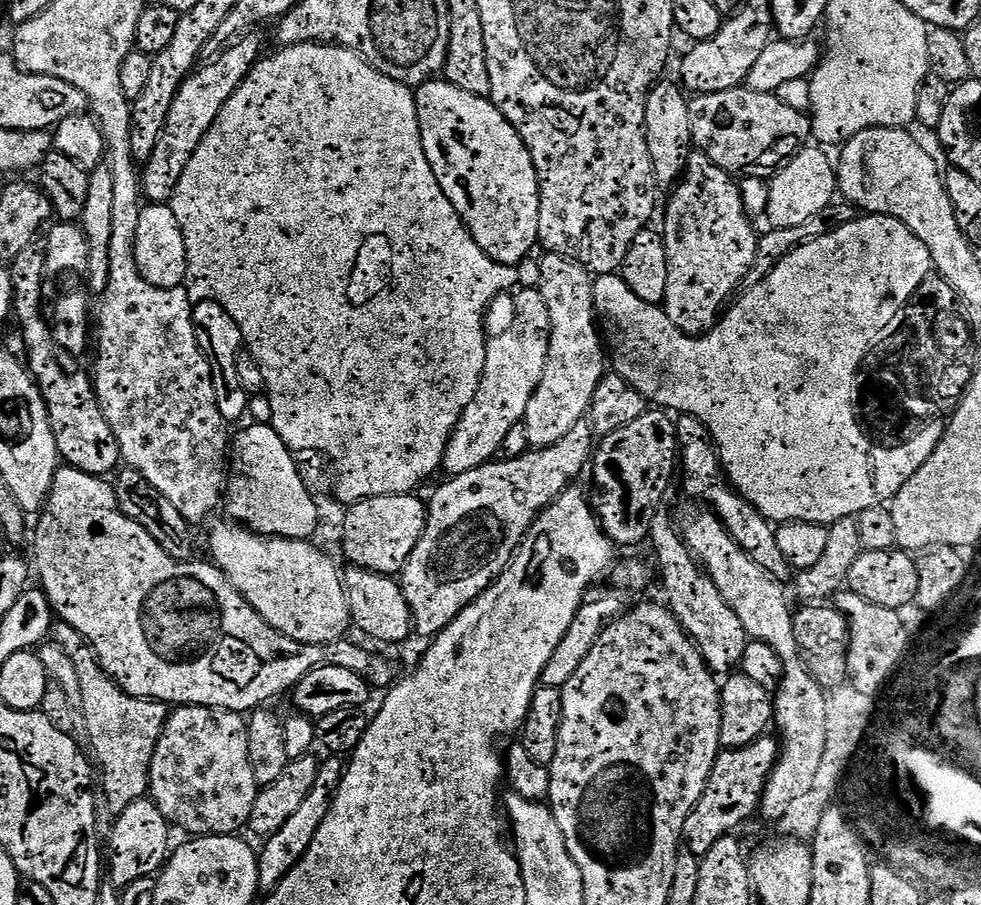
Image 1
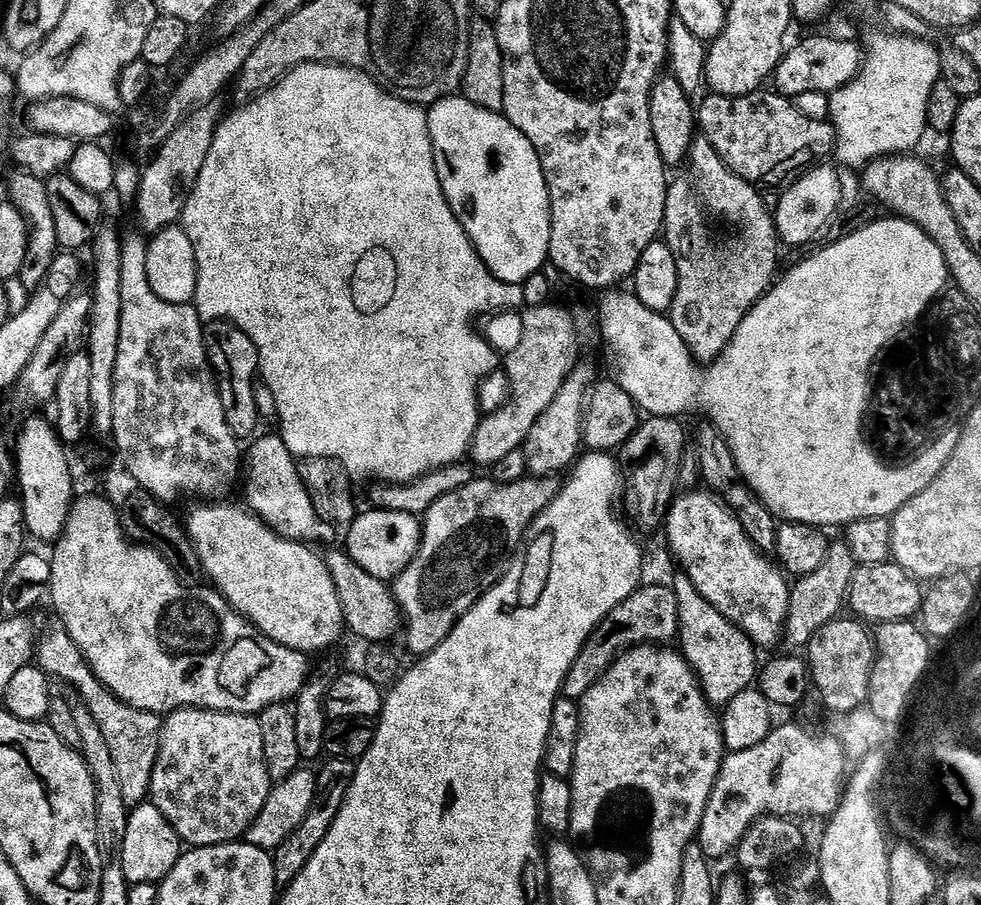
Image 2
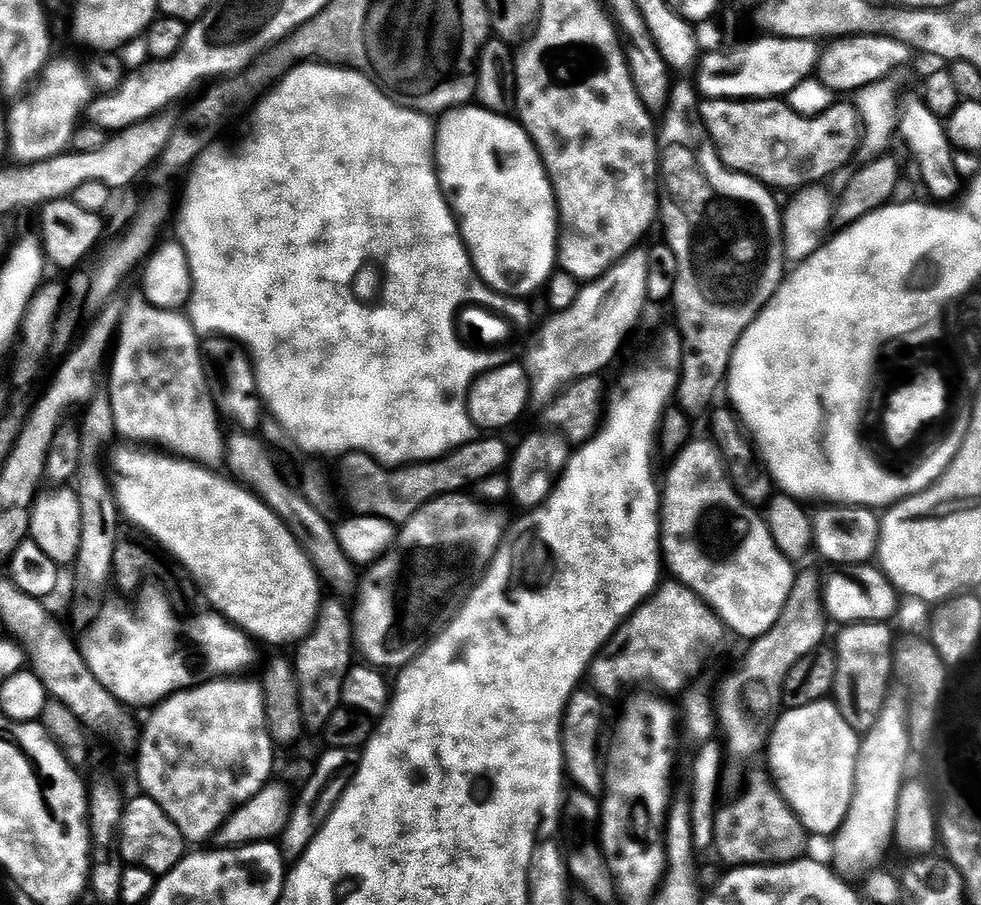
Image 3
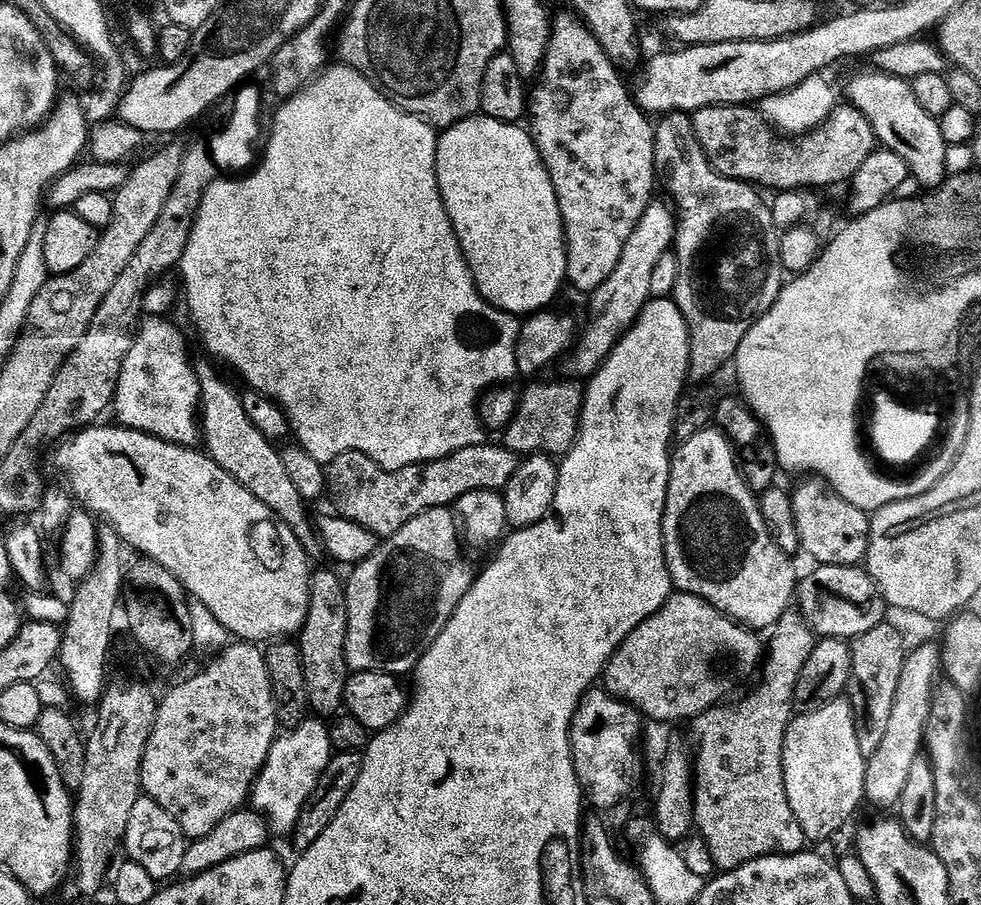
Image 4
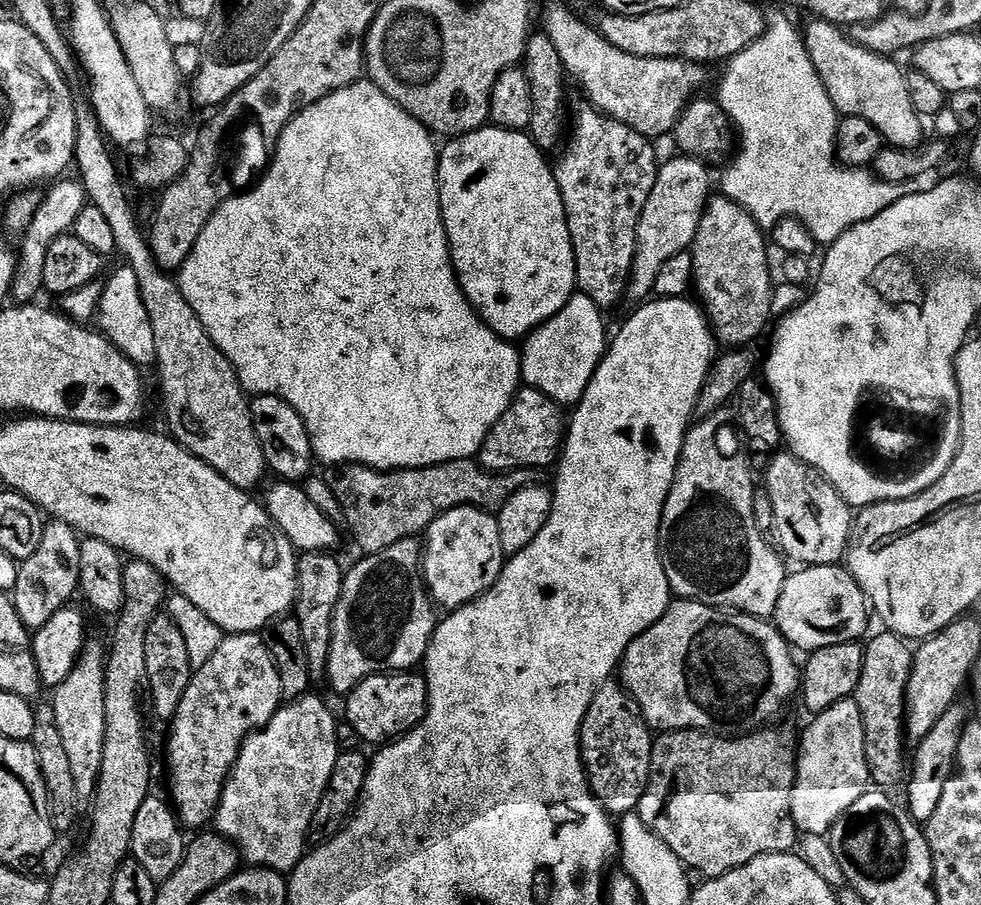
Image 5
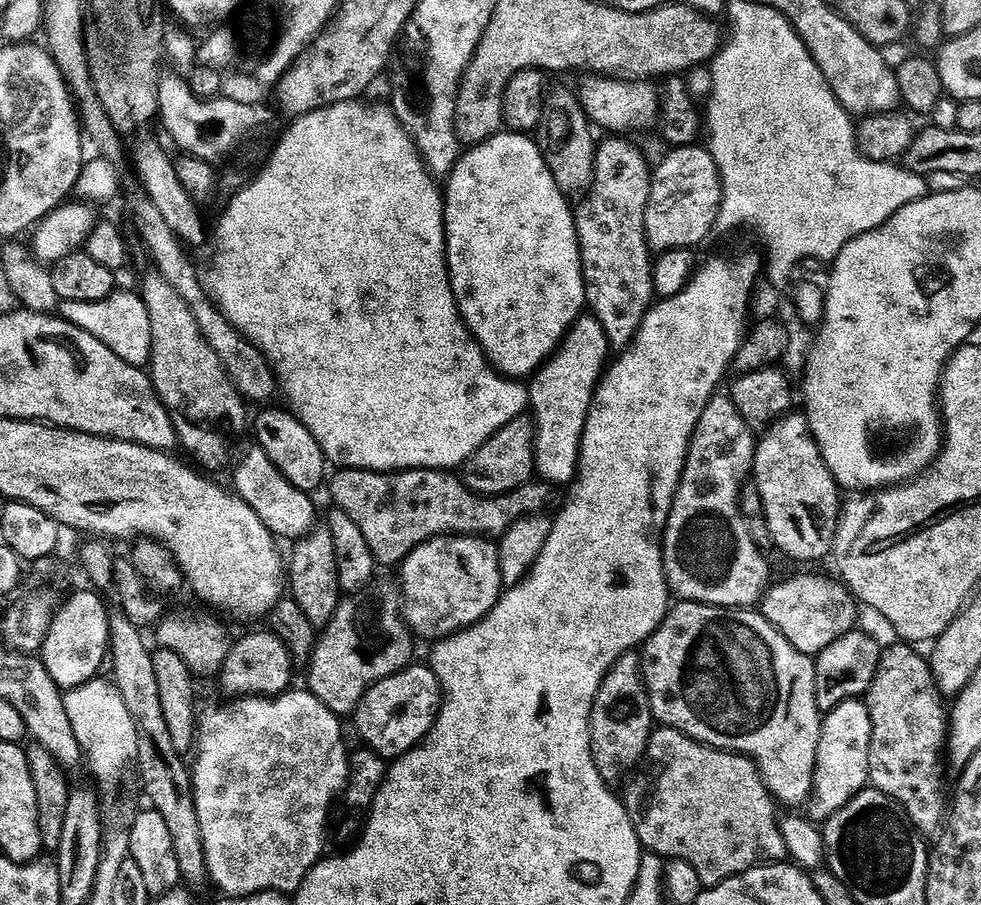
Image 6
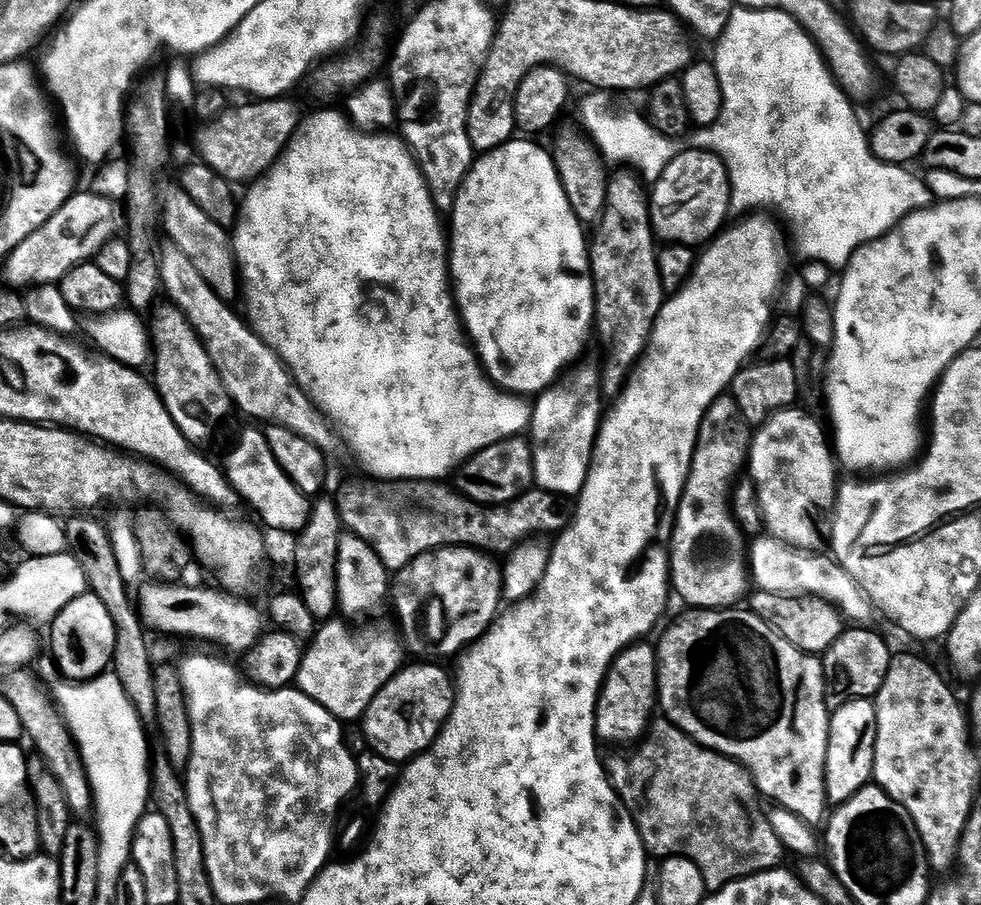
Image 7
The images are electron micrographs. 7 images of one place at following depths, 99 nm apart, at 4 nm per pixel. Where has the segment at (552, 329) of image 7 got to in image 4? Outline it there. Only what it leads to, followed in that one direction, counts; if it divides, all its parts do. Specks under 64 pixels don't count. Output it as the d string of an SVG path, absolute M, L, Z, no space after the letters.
M477 114L471 120L463 120L455 124L453 128L443 129L436 141L436 177L440 187L440 197L444 199L444 208L448 211L448 217L452 223L452 229L456 232L460 249L464 251L464 260L468 263L469 270L472 271L476 289L479 290L480 297L486 303L492 304L501 312L509 313L516 318L527 318L533 313L543 312L552 306L556 295L566 288L568 279L568 245L564 242L564 222L560 218L556 191L552 185L550 174L542 162L540 152L536 148L536 141L525 129L524 132L522 129L523 127L515 124L503 124L486 115Z

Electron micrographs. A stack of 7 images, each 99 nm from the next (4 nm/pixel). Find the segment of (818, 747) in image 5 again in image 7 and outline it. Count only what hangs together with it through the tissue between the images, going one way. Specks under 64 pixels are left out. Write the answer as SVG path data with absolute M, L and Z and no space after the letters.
M851 700L831 713L830 738L826 750L826 790L829 805L839 806L869 787L873 779L874 750L878 734L876 705L872 700Z

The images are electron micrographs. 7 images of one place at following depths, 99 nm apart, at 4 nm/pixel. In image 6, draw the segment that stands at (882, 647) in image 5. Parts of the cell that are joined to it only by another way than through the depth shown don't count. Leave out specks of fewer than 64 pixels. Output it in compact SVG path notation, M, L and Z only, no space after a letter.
M895 642L880 653L878 674L874 674L874 682L866 697L872 737L870 738L870 762L868 763L868 779L871 787L891 800L896 800L908 812L917 829L941 827L946 816L946 796L940 793L940 764L942 768L942 749L946 744L948 716L942 703L942 697L932 676L932 665L915 652L908 642Z

